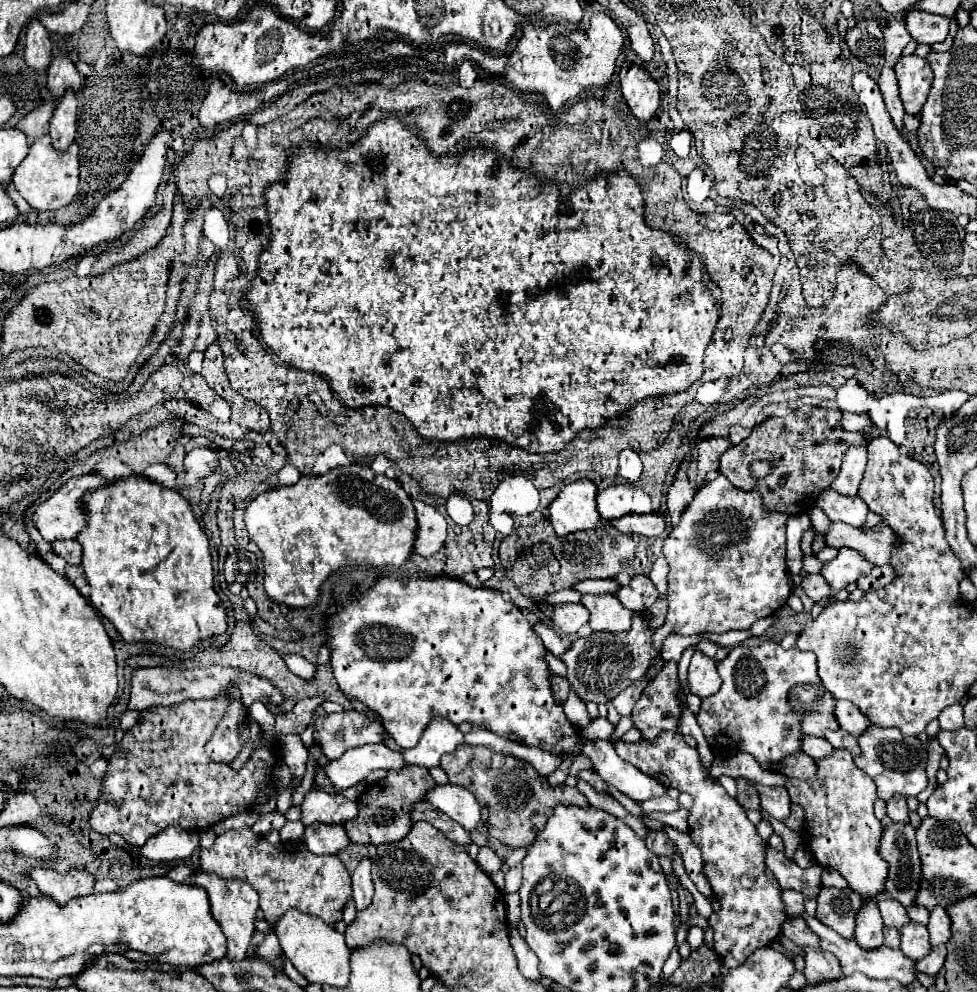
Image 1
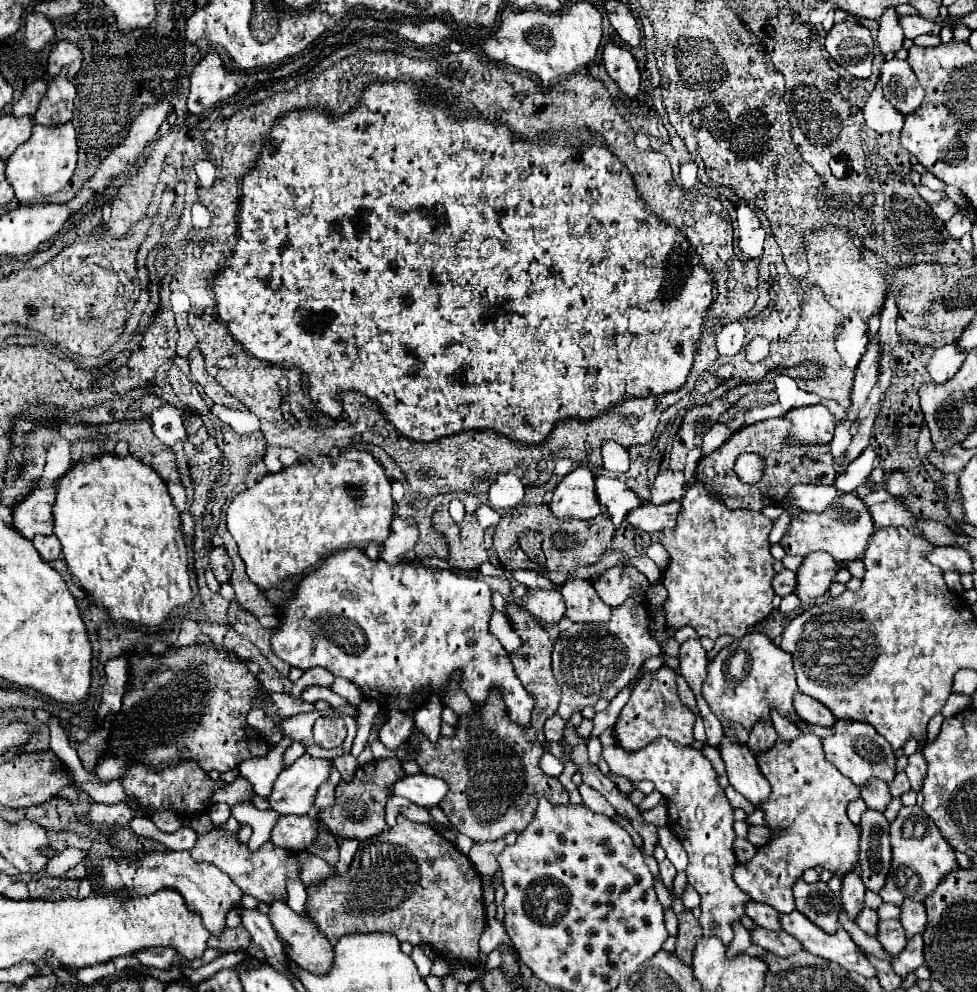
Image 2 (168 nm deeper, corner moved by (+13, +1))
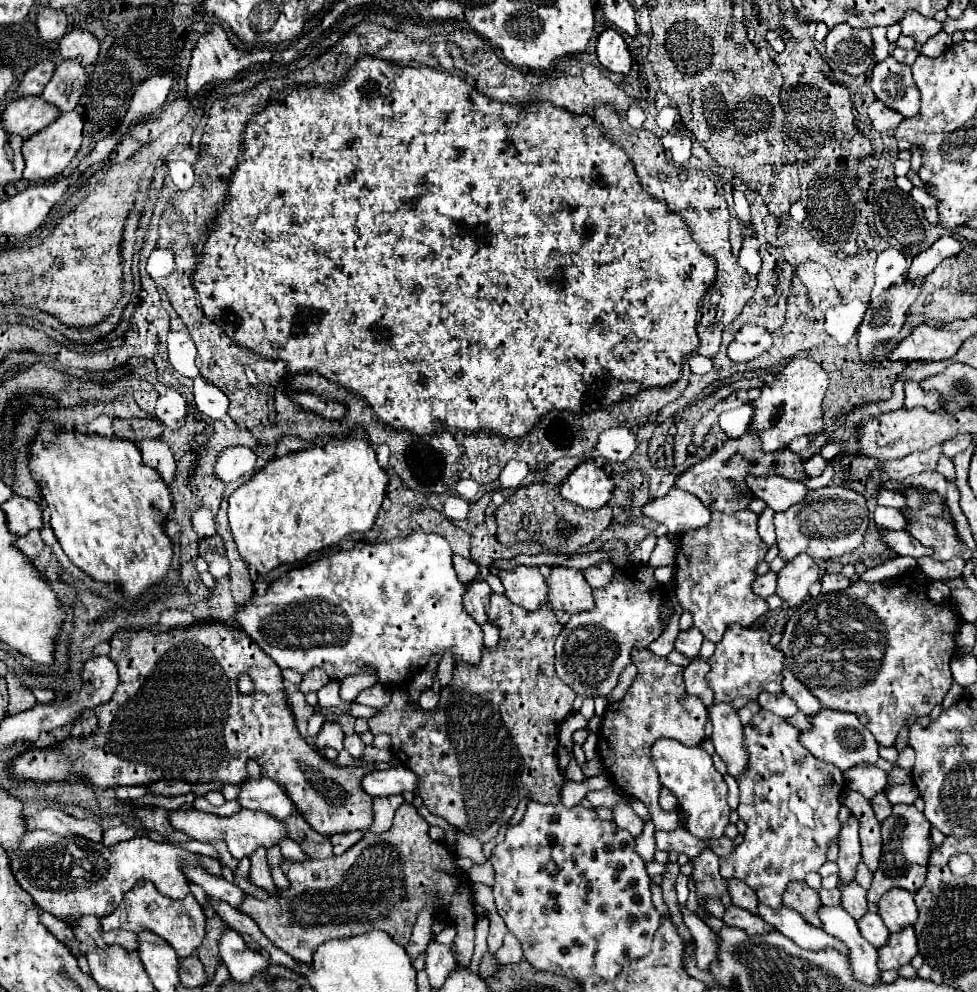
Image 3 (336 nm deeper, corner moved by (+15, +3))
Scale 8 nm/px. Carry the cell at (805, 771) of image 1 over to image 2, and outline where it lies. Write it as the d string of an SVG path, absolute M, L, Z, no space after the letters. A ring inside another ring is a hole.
M759 719L757 725L753 725L753 729L749 733L747 745L751 747L753 753L757 753L757 751L763 751L763 749L769 749L771 745L775 745L775 741L777 741L777 733L775 733L771 721Z

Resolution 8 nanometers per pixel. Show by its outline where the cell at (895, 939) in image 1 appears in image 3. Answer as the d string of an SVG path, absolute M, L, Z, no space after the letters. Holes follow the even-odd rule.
M855 881L849 883L847 887L841 885L841 893L843 893L843 903L841 907L853 915L853 919L861 919L861 915L867 913L867 899L865 899L865 889L859 887Z

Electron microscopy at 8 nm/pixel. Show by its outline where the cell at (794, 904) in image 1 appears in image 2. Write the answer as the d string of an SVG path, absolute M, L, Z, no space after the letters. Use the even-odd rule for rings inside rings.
M801 733L797 739L793 739L789 745L785 745L781 739L775 747L767 751L759 751L757 755L759 769L763 777L771 785L769 799L759 805L765 813L765 825L771 829L771 839L767 845L757 847L759 853L747 863L737 863L733 869L735 883L755 901L767 903L779 913L791 913L795 905L791 903L791 887L793 883L803 875L805 869L813 869L821 865L827 871L833 871L835 875L845 875L851 869L855 869L859 859L859 831L847 817L847 805L849 801L859 797L859 787L851 783L851 779L843 777L835 765L831 765L823 757L823 745L821 739L813 733Z

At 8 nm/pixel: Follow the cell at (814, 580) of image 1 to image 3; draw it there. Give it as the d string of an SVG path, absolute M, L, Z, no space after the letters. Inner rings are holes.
M769 571L765 575L759 575L759 579L755 579L753 591L761 597L769 597L769 595L775 593L775 583L777 583L777 573Z

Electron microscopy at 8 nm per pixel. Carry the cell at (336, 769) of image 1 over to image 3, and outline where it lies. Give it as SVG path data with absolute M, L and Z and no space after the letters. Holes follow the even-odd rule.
M263 777L261 781L245 781L237 801L245 809L265 811L277 819L287 819L297 811L287 791L269 777Z

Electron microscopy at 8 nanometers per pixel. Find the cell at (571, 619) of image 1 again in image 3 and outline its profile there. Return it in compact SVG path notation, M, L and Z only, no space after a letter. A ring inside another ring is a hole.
M537 567L499 571L499 579L505 585L505 595L523 609L535 611L549 603L549 585Z

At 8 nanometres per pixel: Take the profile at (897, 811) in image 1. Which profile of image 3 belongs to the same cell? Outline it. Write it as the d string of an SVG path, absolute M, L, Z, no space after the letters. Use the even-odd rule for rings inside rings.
M859 765L859 767L845 771L845 781L847 781L849 789L871 799L873 795L885 791L887 773L875 765Z

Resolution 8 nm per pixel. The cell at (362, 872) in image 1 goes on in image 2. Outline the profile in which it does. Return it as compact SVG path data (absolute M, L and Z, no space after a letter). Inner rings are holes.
M343 839L339 841L339 861L335 865L337 873L347 873L347 865L351 863L351 857L355 855L357 841L355 839Z

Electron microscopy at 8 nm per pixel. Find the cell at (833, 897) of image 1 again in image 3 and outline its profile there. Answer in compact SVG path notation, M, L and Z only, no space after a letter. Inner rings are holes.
M805 881L789 883L789 887L783 895L783 903L785 903L785 907L799 911L807 923L821 927L821 919L817 919L817 911L821 907L819 891L807 887Z

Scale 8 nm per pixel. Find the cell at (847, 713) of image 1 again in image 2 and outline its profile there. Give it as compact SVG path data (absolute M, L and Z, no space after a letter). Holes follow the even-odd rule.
M797 693L793 697L793 707L795 707L797 717L811 725L831 727L835 723L835 717L831 717L831 711L823 709L823 705L819 705L819 701L815 701L813 697L807 697L805 693Z

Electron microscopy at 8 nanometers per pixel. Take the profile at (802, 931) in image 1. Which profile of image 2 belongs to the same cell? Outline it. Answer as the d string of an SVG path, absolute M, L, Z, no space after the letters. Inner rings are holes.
M749 899L747 907L745 907L745 913L763 929L781 929L779 913L765 903L757 903L757 901Z

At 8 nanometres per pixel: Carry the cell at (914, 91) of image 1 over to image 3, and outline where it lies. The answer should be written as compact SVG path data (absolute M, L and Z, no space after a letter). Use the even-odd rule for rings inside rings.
M887 57L873 67L871 89L879 101L899 111L903 117L913 117L919 111L921 95L911 75L911 67Z

